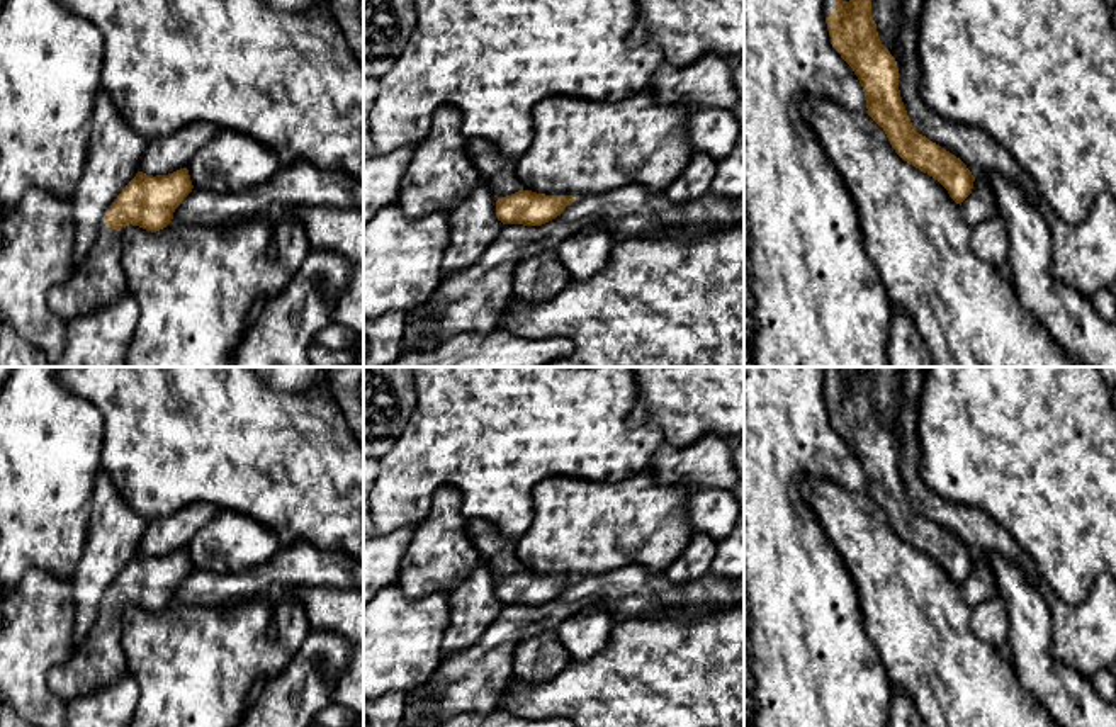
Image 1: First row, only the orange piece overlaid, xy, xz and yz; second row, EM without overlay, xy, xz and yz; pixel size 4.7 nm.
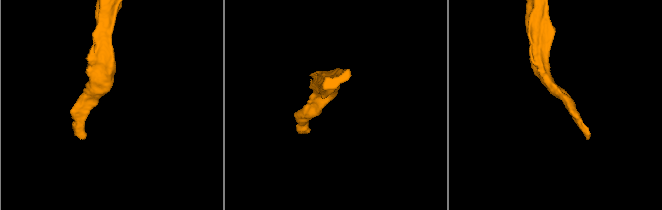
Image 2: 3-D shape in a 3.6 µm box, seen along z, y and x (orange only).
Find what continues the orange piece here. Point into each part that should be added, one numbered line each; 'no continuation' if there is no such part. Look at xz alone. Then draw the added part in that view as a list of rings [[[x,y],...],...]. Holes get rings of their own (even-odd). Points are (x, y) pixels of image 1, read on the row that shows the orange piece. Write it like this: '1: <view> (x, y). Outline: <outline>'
no continuation

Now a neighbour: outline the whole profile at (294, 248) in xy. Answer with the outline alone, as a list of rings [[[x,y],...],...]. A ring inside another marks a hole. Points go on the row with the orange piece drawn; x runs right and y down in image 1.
[[[262,214],[214,226],[173,217],[156,233],[129,224],[119,241],[127,292],[139,306],[127,367],[229,367],[255,301],[279,294],[311,253],[296,216],[275,224]]]

